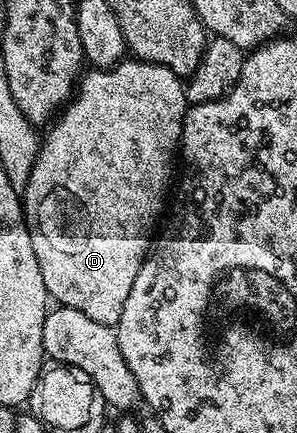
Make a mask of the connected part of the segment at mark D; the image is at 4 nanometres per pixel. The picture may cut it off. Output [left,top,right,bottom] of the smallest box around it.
[24,59,188,327]

